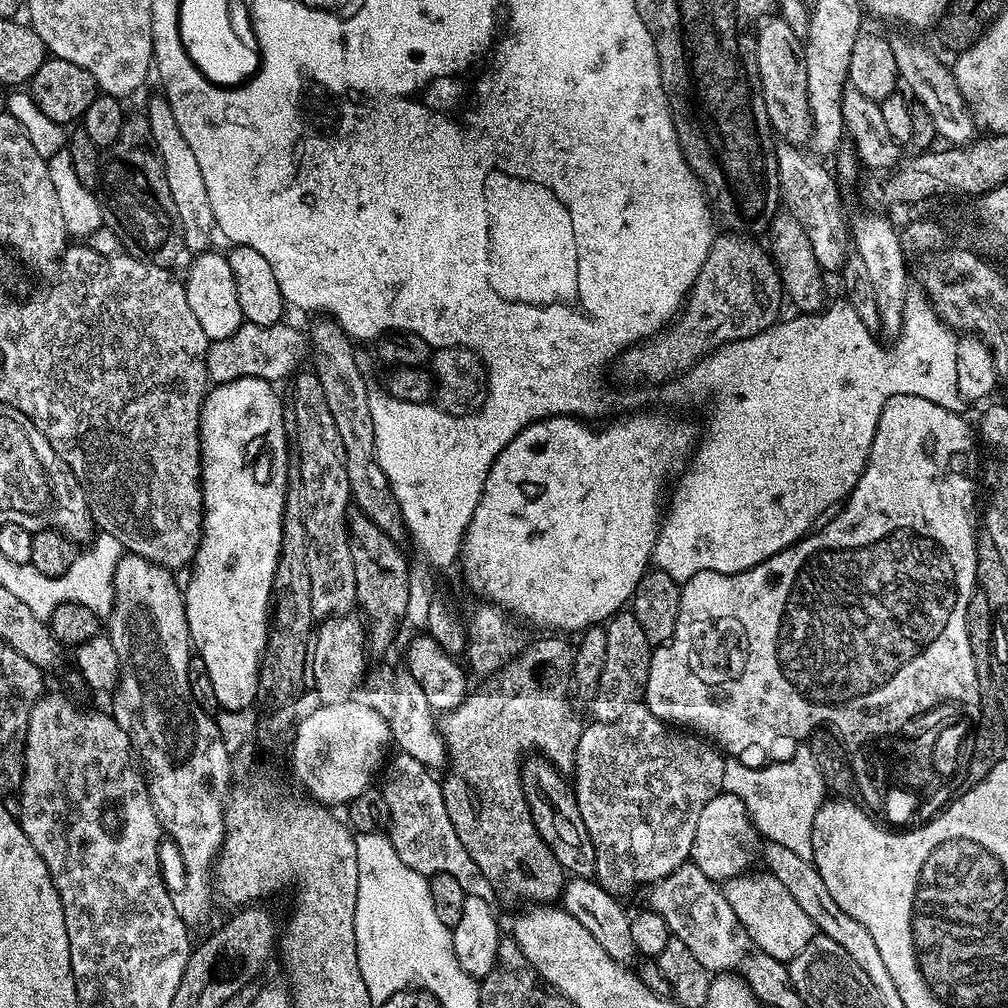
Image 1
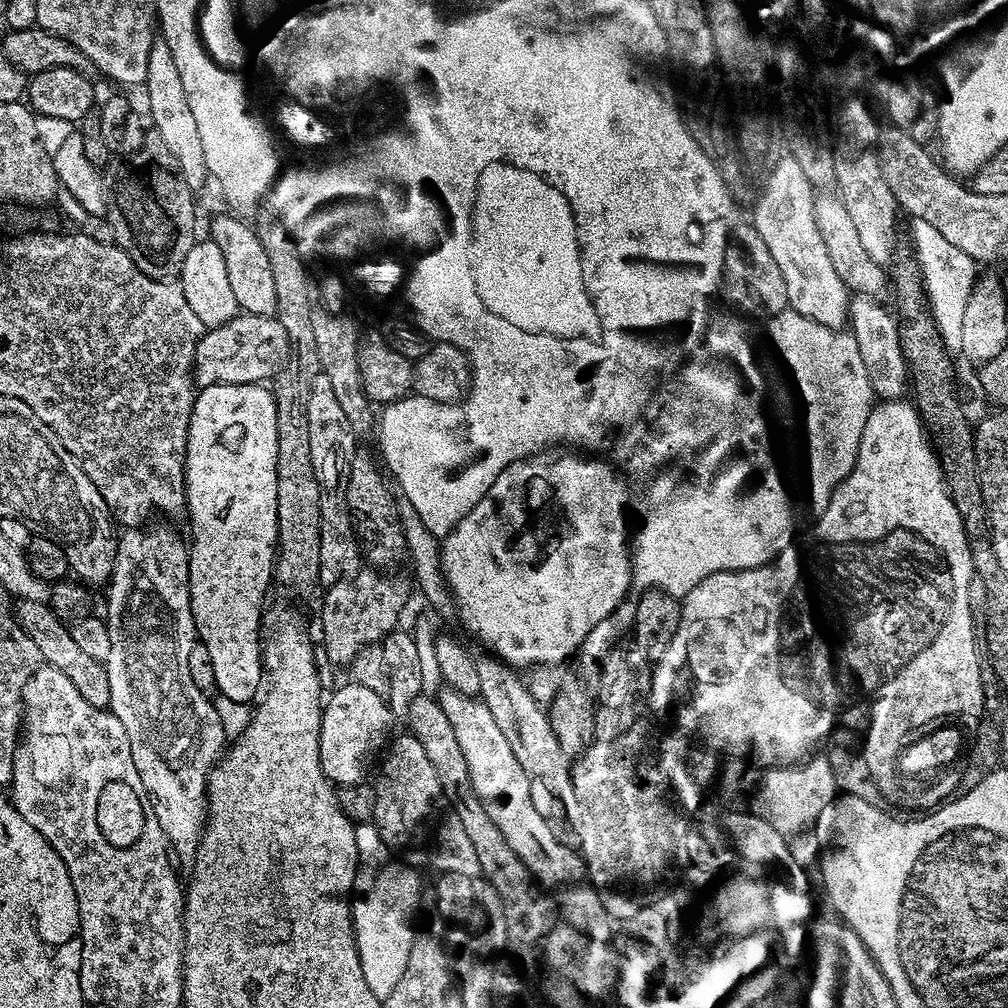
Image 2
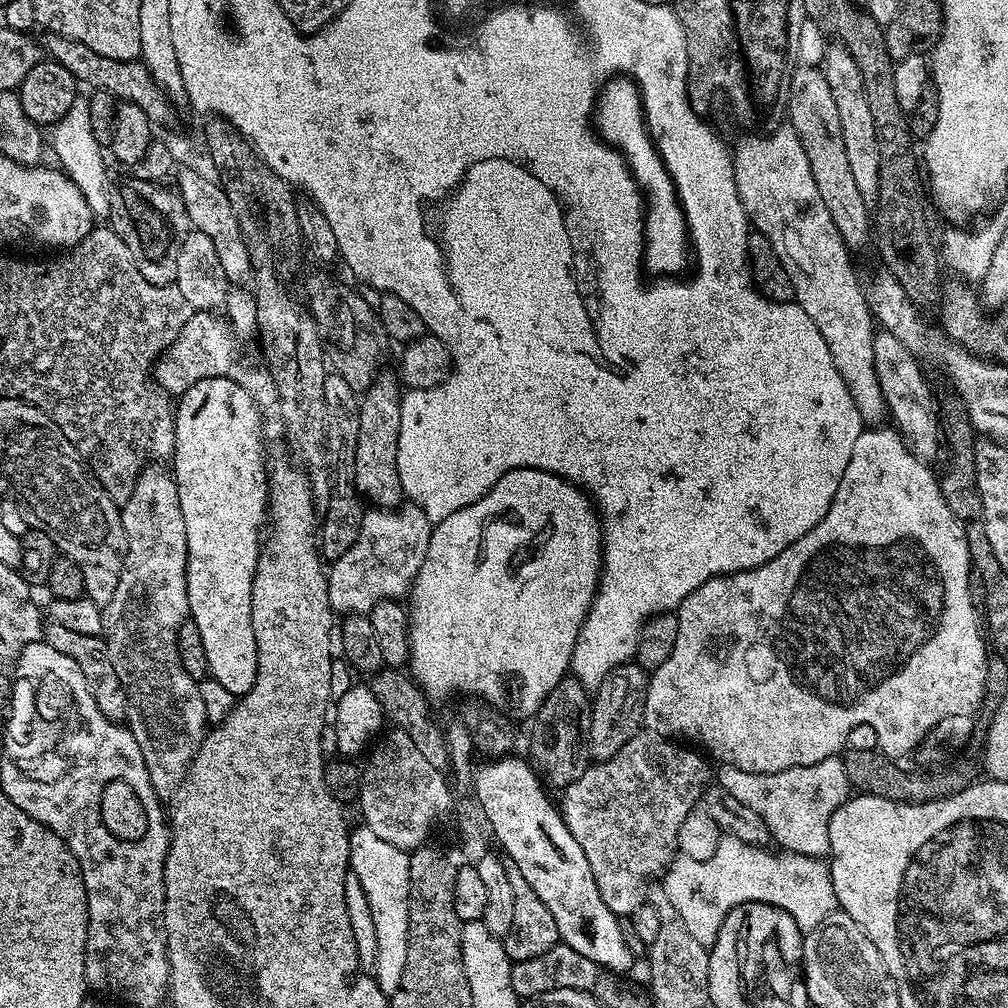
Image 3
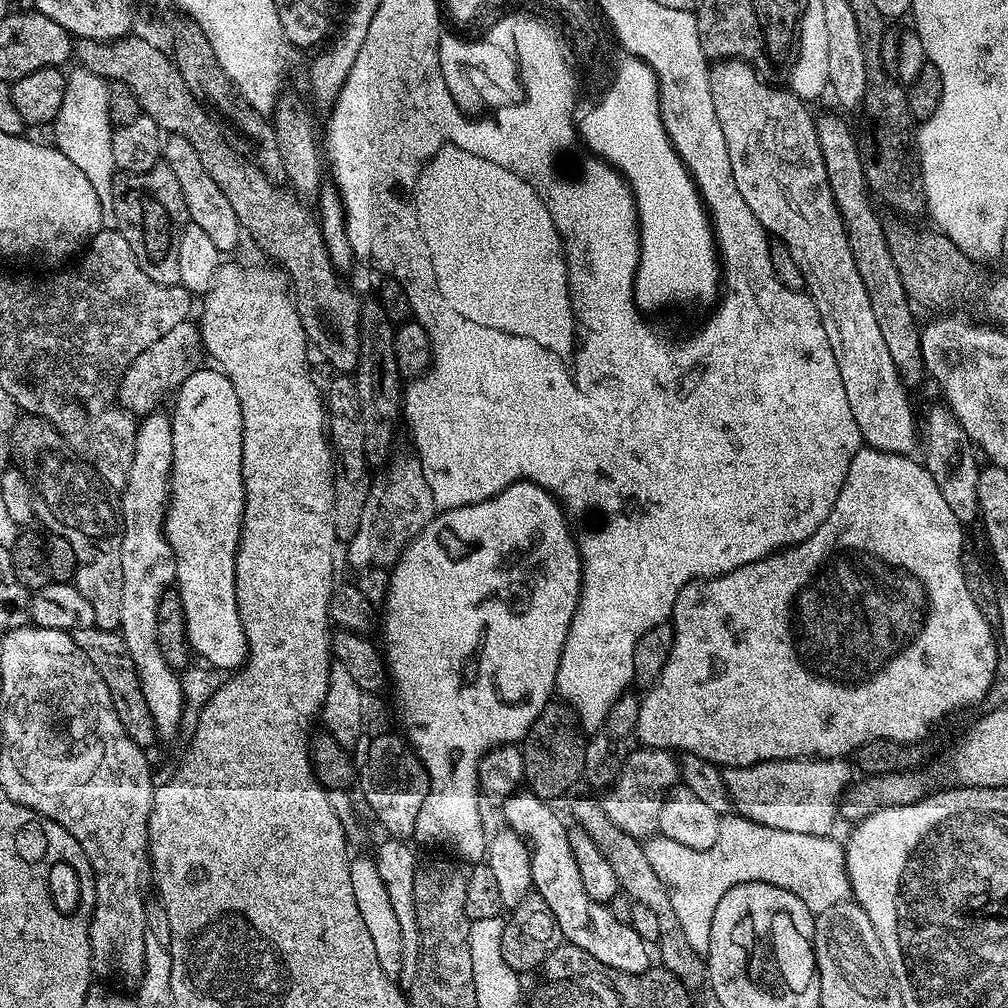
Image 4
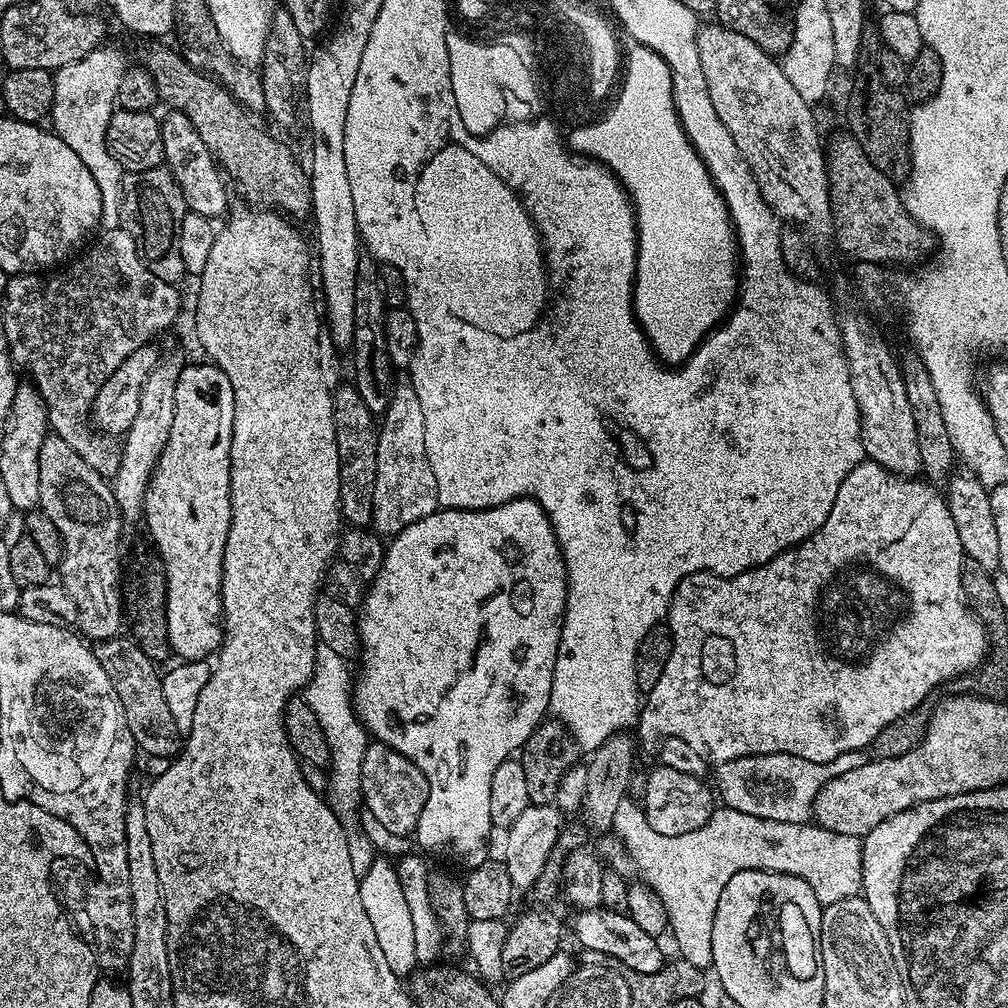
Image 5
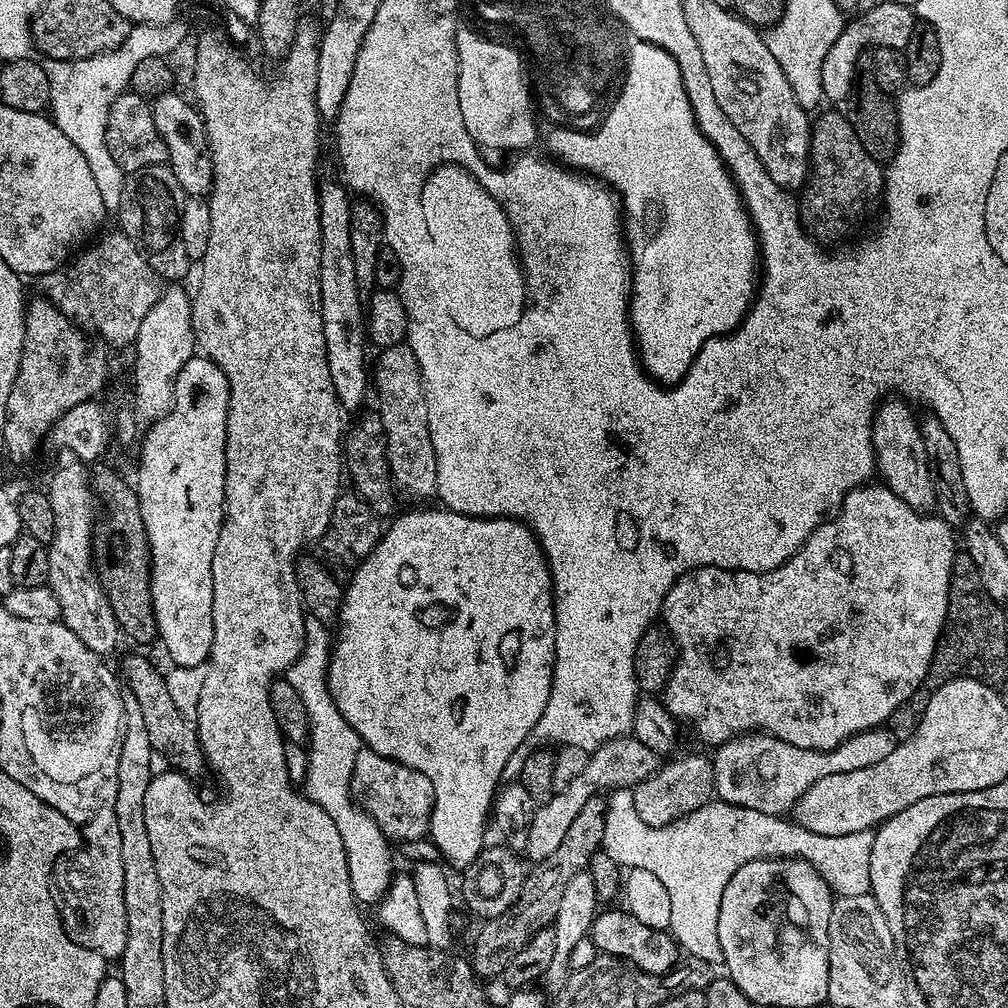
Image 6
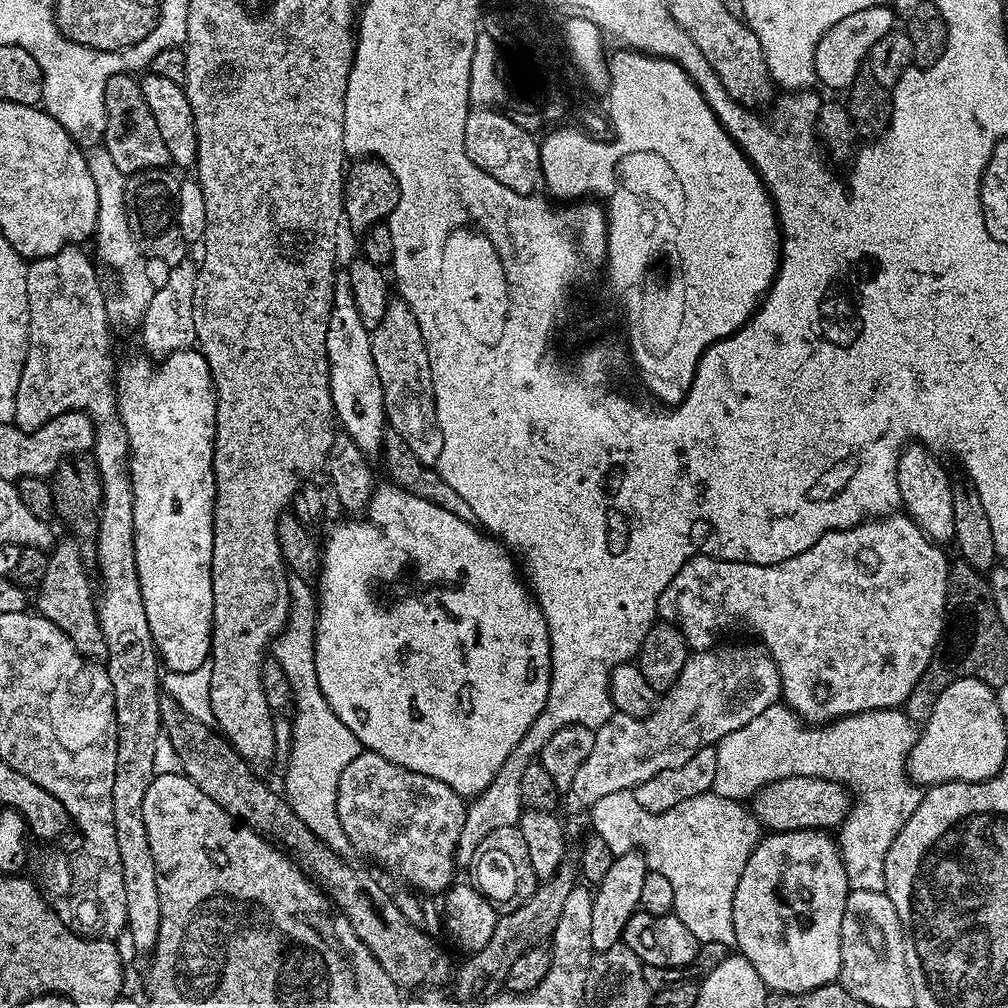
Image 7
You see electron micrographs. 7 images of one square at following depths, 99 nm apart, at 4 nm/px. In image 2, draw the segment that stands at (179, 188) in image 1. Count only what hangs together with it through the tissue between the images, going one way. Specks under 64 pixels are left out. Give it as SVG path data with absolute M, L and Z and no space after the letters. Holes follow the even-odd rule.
M162 38L153 39L152 45L150 46L150 60L146 62L146 78L144 79L144 83L142 85L142 91L148 95L148 116L147 119L150 121L152 119L152 124L156 127L156 132L160 135L160 140L164 143L164 148L166 151L172 155L172 160L176 165L174 165L175 171L178 173L181 180L184 181L185 188L189 190L195 190L195 188L200 188L204 184L204 180L207 181L209 179L208 175L208 167L206 166L206 158L202 154L202 141L198 139L198 126L194 123L194 114L190 114L190 106L189 103L186 102L186 92L182 90L182 78L178 75L178 68L174 66L174 56L170 54L170 48L166 46L166 42Z

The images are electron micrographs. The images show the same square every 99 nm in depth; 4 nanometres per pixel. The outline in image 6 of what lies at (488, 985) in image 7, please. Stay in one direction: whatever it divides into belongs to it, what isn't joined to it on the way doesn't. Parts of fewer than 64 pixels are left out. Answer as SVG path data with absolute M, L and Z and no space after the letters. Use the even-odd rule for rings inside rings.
M603 795L590 797L586 806L578 810L574 822L570 822L570 830L566 830L562 842L558 842L558 850L535 865L536 868L524 877L524 889L520 891L519 906L513 906L500 916L494 916L483 921L480 933L476 936L476 945L472 948L470 963L477 977L499 977L505 966L526 946L526 942L538 930L555 925L558 905L562 903L562 893L566 890L566 882L574 878L574 874L585 871L591 856L601 851L603 831L606 825L608 801Z

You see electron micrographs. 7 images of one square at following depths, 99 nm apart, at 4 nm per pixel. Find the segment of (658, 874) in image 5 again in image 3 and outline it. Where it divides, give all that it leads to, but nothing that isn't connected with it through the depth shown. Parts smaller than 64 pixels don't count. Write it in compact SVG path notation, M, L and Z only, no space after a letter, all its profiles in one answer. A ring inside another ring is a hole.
M721 835L718 850L705 860L695 860L689 856L677 855L662 877L662 891L674 905L674 910L682 917L682 922L690 929L690 935L702 942L702 946L711 949L718 930L731 908L739 904L769 904L786 910L790 918L799 926L801 933L806 934L826 918L826 914L837 911L838 905L834 894L832 869L823 859L815 856L803 856L797 852L775 850L767 852L767 847L758 844L747 844L733 836Z

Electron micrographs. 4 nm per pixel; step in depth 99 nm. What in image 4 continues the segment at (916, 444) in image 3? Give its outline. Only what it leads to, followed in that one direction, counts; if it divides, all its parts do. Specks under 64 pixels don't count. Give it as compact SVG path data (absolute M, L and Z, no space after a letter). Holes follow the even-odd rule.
M947 407L932 408L922 416L922 463L934 478L938 490L942 490L942 498L946 498L946 506L954 510L954 518L958 518L961 526L977 523L980 516L980 499L978 498L978 478L981 465L976 465L977 453L974 445L964 433ZM973 452L973 453L972 453ZM976 455L976 456L975 456Z

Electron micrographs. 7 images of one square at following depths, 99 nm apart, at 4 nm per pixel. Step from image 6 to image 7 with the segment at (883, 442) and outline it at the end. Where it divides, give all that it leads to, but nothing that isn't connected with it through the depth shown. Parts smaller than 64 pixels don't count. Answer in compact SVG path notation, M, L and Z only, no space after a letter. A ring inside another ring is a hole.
M913 442L900 453L900 457L896 463L896 477L898 478L898 490L900 491L900 503L903 511L923 530L933 544L948 546L956 539L956 531L954 530L954 506L952 505L954 484L953 481L948 481L947 470L935 459L939 460L923 444Z

